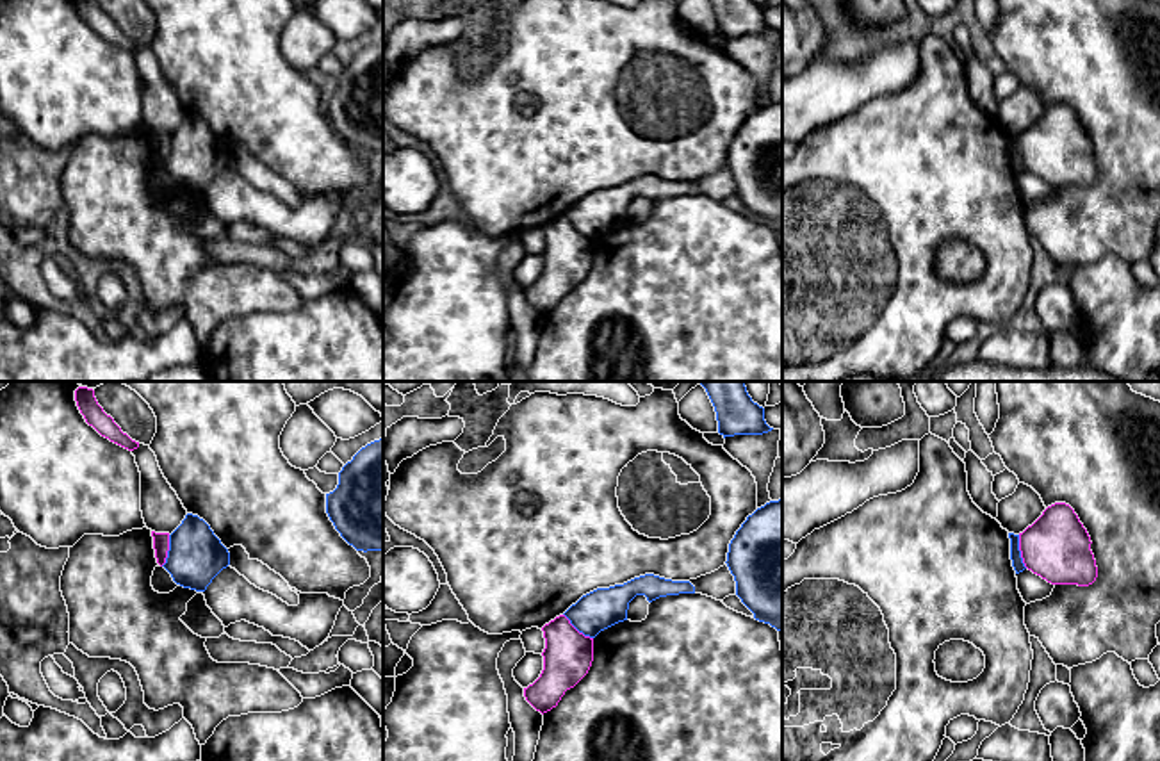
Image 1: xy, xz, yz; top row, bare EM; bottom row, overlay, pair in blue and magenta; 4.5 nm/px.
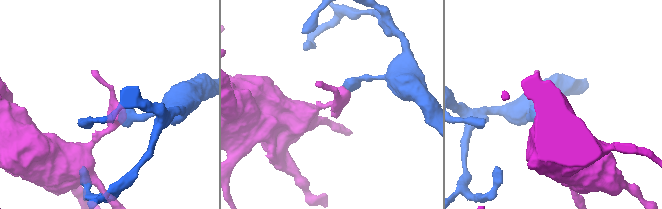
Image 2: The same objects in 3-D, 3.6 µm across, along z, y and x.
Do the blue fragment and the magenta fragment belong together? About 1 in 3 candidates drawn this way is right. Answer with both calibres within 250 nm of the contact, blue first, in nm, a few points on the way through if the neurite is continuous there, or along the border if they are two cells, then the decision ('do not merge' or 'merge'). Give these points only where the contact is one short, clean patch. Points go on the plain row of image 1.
50 nm thick on the blue side, 300 nm on the other; border along yz (1018, 136), (1020, 157), (1027, 168); do not merge

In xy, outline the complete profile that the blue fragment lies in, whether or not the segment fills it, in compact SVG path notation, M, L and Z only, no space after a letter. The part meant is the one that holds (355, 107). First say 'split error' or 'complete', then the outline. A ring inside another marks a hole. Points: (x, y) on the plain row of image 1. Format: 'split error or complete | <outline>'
complete | M383 39L362 48L339 73L339 86L326 94L326 114L340 137L356 151L383 151Z

